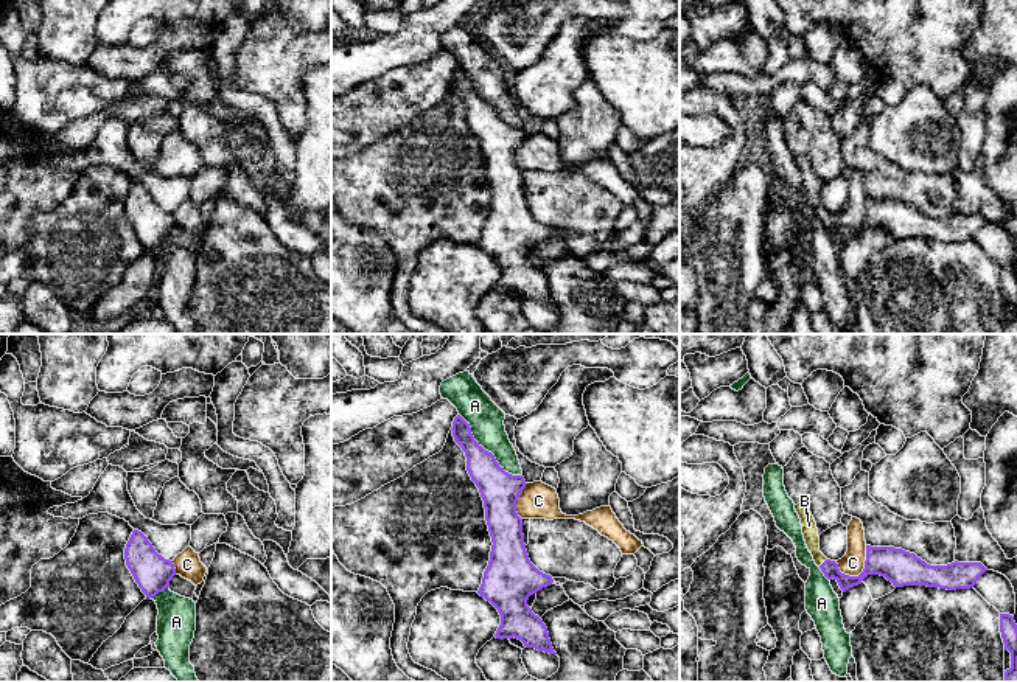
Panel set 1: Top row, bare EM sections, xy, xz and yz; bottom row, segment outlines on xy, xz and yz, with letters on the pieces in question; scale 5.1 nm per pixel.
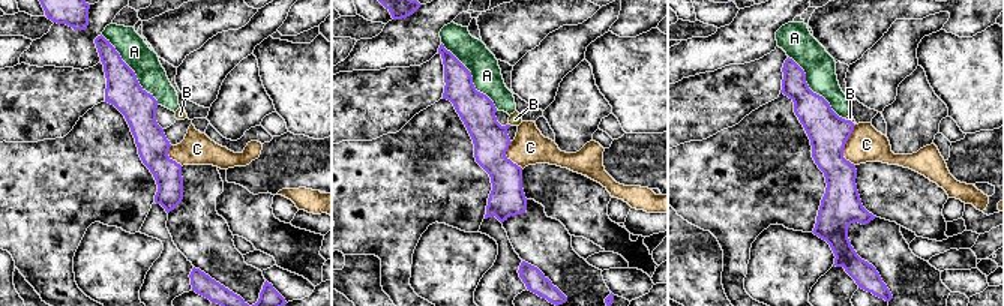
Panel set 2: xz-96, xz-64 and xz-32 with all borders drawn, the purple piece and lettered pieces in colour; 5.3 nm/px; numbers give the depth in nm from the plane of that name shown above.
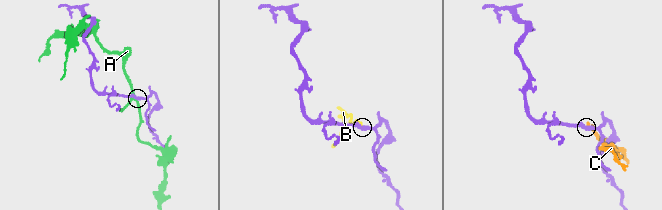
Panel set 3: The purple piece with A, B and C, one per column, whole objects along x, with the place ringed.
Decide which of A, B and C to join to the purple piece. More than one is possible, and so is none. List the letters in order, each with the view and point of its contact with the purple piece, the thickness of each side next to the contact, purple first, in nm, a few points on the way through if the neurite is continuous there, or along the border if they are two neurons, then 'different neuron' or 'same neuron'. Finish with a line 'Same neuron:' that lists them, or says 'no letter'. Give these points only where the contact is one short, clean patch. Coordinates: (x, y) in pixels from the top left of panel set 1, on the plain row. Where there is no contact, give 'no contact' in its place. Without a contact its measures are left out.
A: xz (487, 103) | 200/180 nm | different neuron
B: yz (823, 215) | 80/80 nm | across yz (829, 219), (823, 215), (814, 201), (809, 177) | same neuron
C: yz (863, 222) | 180/120 nm | along yz (866, 198), (865, 219), (857, 227), (845, 227), (838, 222) | different neuron
Same neuron: B

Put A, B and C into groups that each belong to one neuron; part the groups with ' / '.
A / B / C

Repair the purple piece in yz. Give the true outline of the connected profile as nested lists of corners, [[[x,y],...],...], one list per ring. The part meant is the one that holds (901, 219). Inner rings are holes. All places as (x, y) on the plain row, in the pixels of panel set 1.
[[[798,155],[795,162],[801,171],[802,186],[815,216],[827,231],[835,231],[843,244],[861,236],[868,227],[880,227],[893,235],[894,239],[927,238],[947,242],[970,241],[987,222],[981,214],[952,214],[947,217],[930,217],[914,205],[894,199],[866,197],[865,221],[858,228],[840,224],[835,213],[827,211],[820,204],[820,188],[816,174],[810,162]]]

